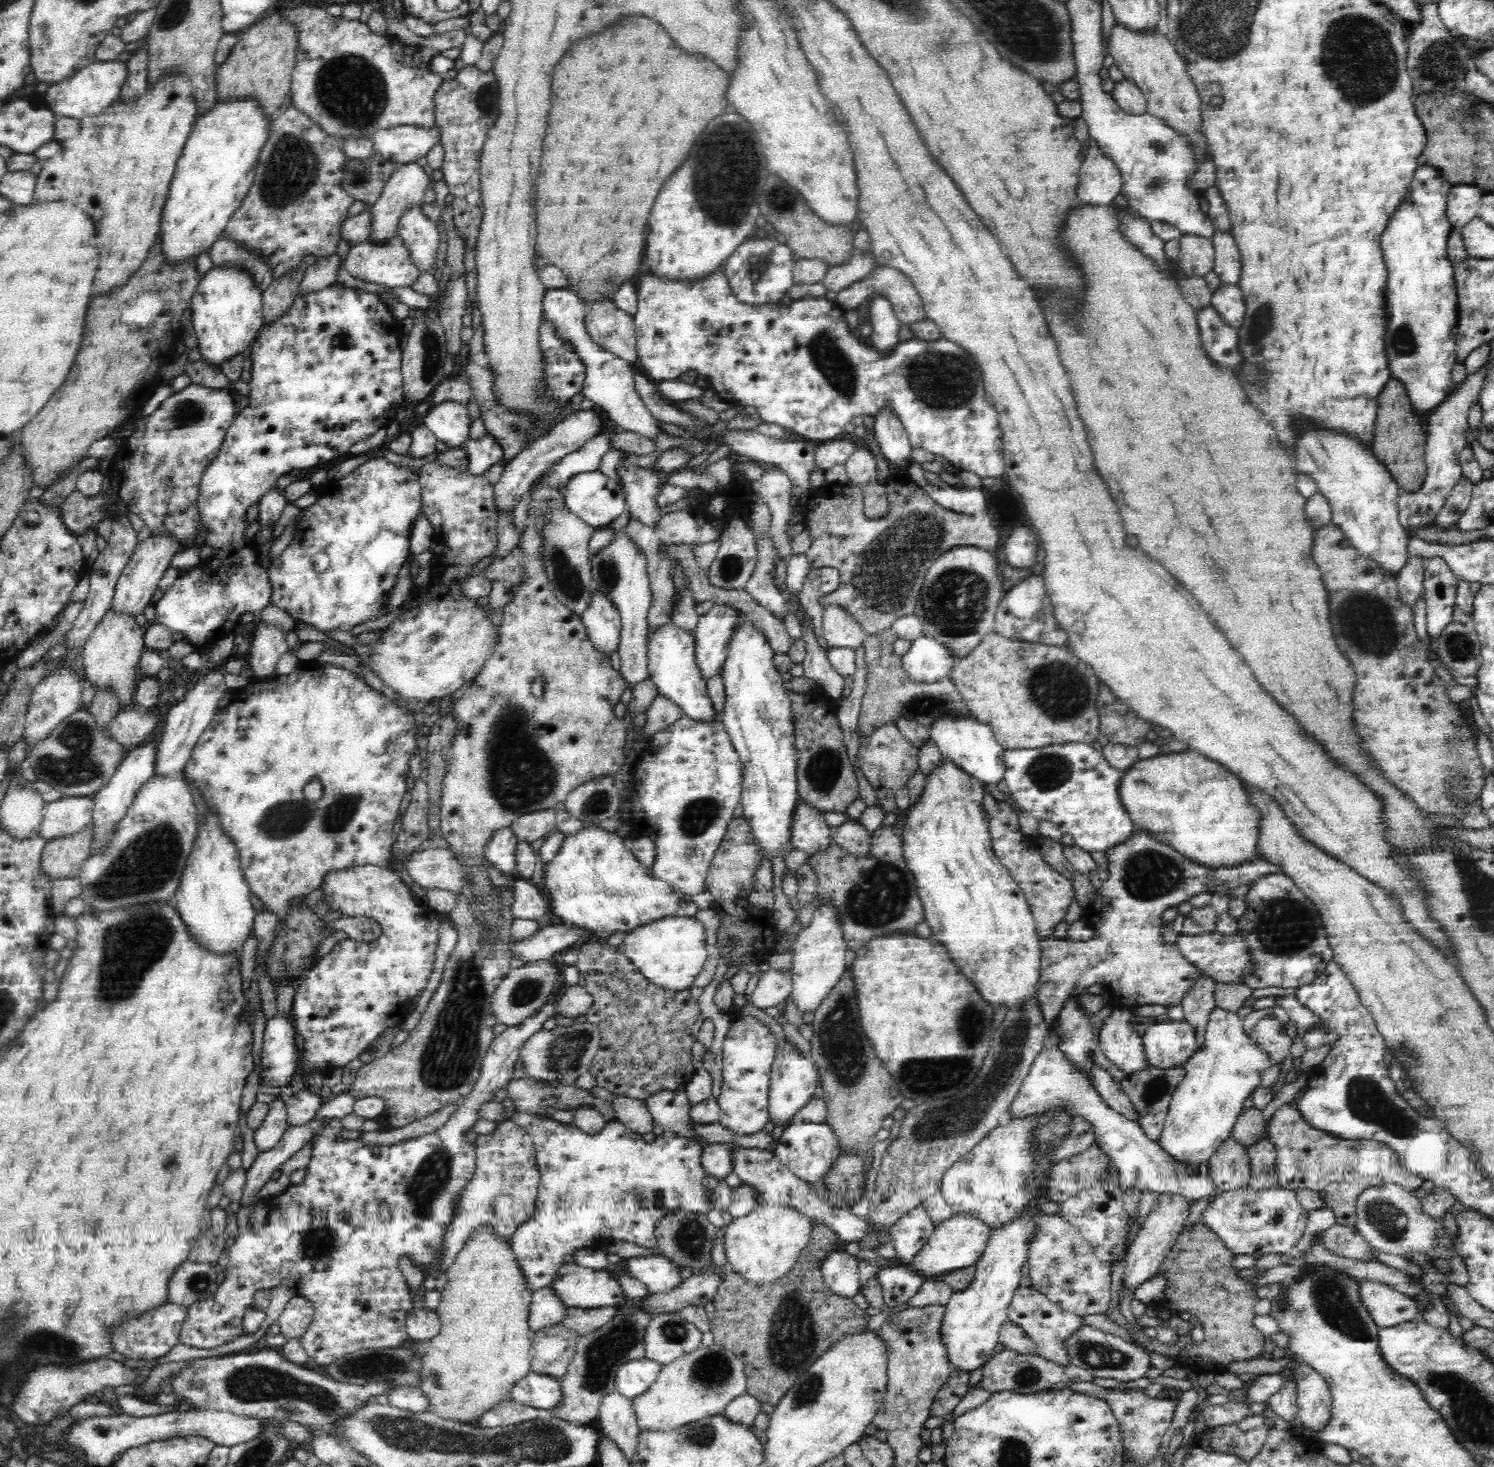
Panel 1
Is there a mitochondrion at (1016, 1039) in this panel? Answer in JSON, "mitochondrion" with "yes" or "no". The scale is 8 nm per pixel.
{"mitochondrion":"yes"}

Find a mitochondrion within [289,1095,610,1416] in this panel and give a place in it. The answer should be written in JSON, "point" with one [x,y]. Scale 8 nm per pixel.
{"point":[430,1180]}

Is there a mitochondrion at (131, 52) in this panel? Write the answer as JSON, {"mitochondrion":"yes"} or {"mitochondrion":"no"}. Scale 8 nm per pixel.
{"mitochondrion":"no"}

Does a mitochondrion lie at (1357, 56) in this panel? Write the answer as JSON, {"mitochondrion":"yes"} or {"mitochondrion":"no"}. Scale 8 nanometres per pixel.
{"mitochondrion":"yes"}

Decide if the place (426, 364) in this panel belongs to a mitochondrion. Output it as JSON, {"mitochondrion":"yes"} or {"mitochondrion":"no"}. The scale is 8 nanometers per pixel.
{"mitochondrion":"yes"}

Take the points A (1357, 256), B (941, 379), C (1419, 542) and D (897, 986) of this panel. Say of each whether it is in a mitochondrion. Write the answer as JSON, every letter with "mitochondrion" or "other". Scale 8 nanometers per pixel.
{"A":"other","B":"mitochondrion","C":"other","D":"other"}

